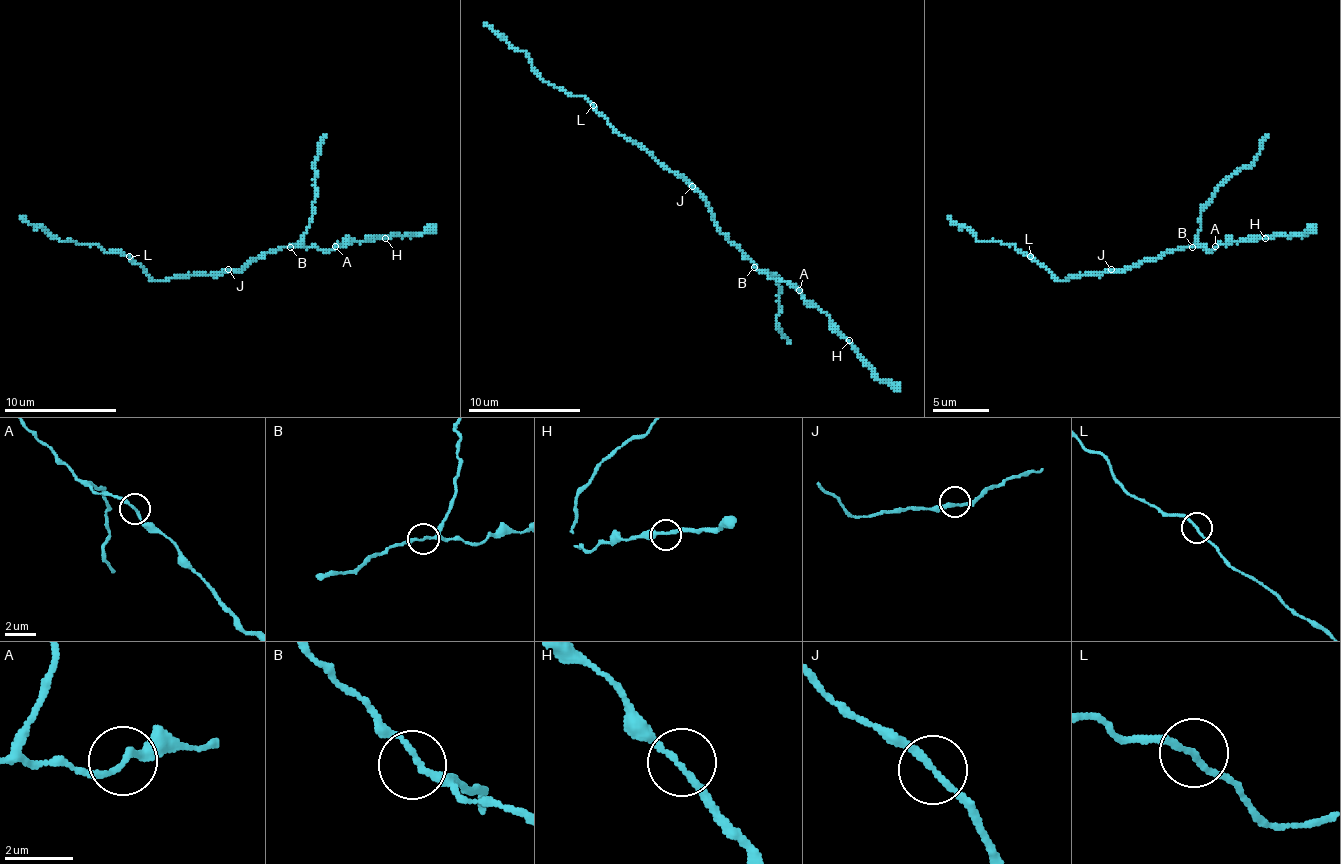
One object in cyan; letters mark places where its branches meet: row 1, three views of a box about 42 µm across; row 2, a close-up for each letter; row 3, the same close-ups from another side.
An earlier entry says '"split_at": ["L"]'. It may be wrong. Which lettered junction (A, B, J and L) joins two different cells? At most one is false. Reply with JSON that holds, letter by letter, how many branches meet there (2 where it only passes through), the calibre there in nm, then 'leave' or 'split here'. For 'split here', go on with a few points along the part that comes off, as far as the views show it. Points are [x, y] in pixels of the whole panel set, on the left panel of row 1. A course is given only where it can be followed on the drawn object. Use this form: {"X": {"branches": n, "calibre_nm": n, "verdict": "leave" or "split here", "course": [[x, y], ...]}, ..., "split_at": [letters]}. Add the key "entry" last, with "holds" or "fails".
{"A": {"branches": 2, "calibre_nm": 180, "verdict": "leave"}, "B": {"branches": 2, "calibre_nm": 170, "verdict": "leave"}, "J": {"branches": 2, "calibre_nm": 200, "verdict": "leave"}, "L": {"branches": 2, "calibre_nm": 160, "verdict": "leave"}, "split_at": [], "entry": "fails"}

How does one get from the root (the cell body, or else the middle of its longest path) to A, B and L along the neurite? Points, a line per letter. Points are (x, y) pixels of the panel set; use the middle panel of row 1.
A: (700, 194), (714, 225), (759, 270), (770, 278), (790, 281), (799, 290)
B: (700, 194), (714, 225), (754, 267)
L: (700, 194), (681, 177), (664, 169), (641, 146), (627, 141), (593, 104)

